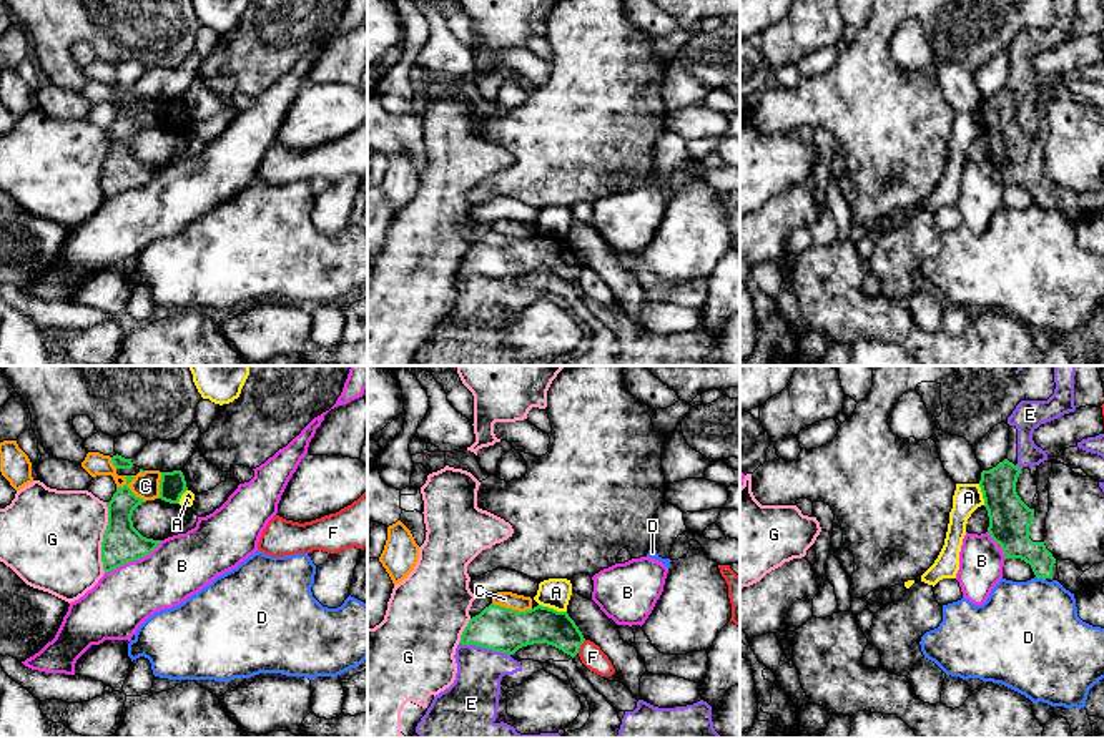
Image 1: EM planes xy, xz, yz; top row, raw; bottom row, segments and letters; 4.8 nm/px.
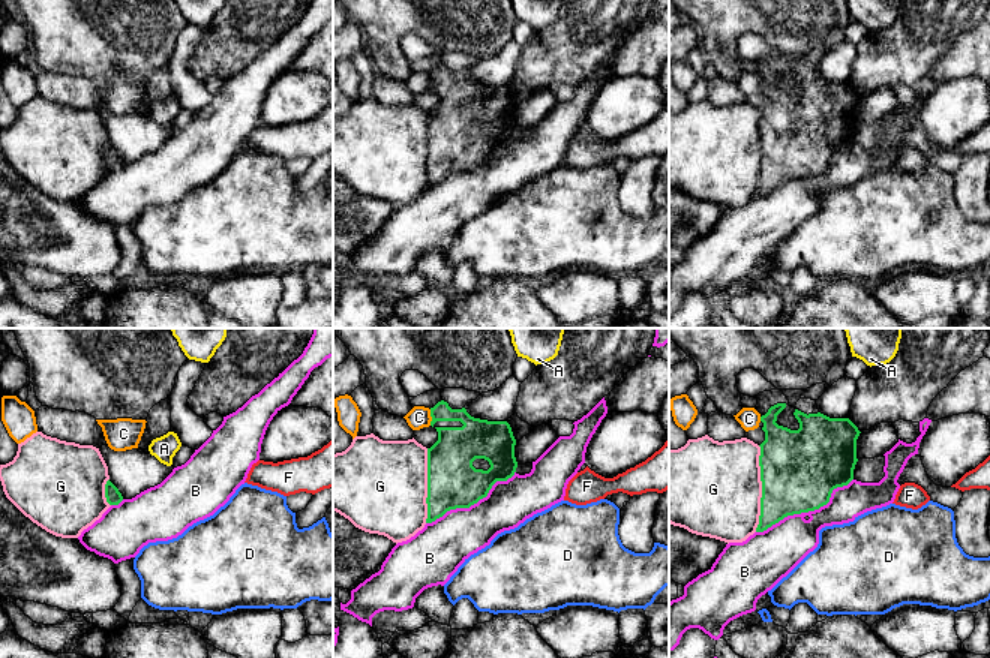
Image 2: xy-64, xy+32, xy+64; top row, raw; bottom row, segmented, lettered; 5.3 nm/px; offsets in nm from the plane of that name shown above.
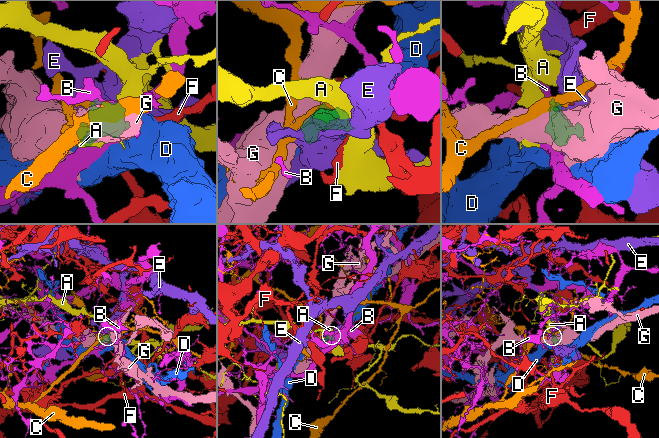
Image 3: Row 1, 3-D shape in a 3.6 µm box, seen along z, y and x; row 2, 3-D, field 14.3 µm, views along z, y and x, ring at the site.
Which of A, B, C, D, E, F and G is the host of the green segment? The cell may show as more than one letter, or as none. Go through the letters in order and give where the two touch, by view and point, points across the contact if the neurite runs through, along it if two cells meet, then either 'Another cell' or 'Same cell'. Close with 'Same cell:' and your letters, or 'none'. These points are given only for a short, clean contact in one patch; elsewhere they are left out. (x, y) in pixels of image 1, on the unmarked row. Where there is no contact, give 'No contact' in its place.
A: Touches green at xz (552, 236). Boundary: xz (539, 231), (566, 240). Another cell
B: Touches green at xy (133, 188). Another cell
C: Touches green at xy (130, 118). Boundary: xy (117, 113), (127, 113), (145, 128). Another cell
D: Touches green at yz (1041, 205). Another cell
E: Touches green at xz (484, 275). Same cell
F: Touches green at xz (581, 271). Boundary: xz (584, 266), (577, 280). Another cell
G: Touches green at xy (103, 165). Another cell
Same cell: E

